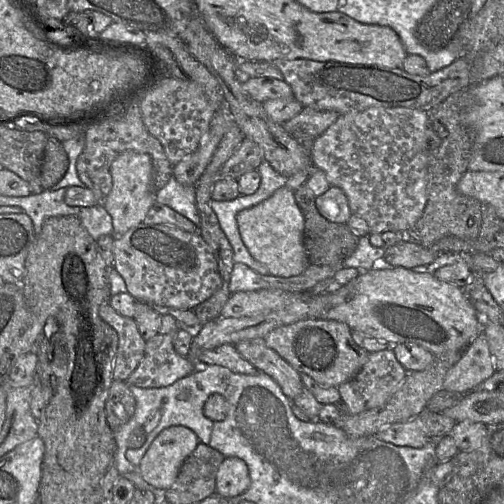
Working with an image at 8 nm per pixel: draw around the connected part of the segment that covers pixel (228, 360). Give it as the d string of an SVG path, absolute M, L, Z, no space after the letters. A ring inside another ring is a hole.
M230 344L202 351L196 362L223 366L238 374L255 375L258 373L258 370L239 354L235 346Z

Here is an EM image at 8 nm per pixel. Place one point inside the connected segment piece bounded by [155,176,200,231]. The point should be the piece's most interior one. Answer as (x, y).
(181, 198)

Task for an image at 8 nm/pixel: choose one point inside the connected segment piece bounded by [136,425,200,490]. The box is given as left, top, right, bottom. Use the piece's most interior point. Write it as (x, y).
(159, 467)

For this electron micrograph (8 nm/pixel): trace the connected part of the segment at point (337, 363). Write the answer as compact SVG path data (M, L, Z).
M302 319L272 330L263 341L299 373L307 374L323 387L337 388L352 379L370 355L353 341L350 327L336 320Z

